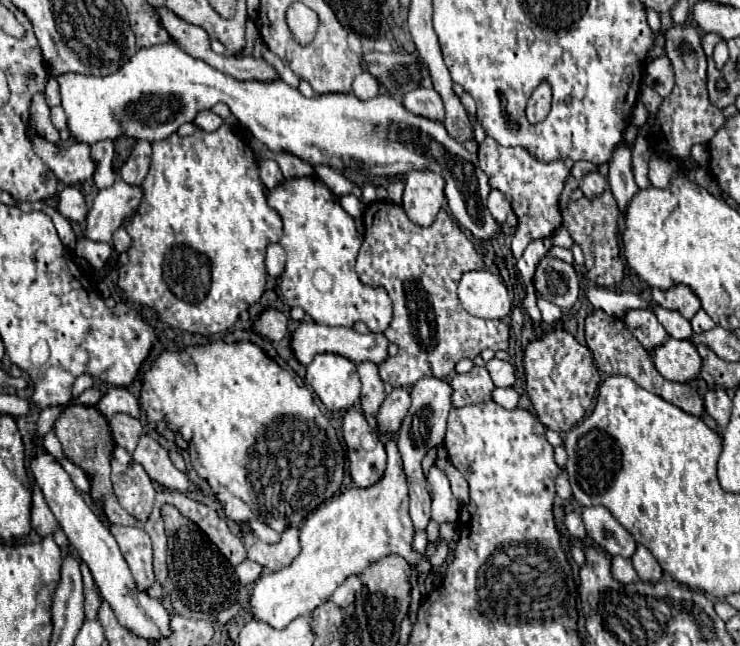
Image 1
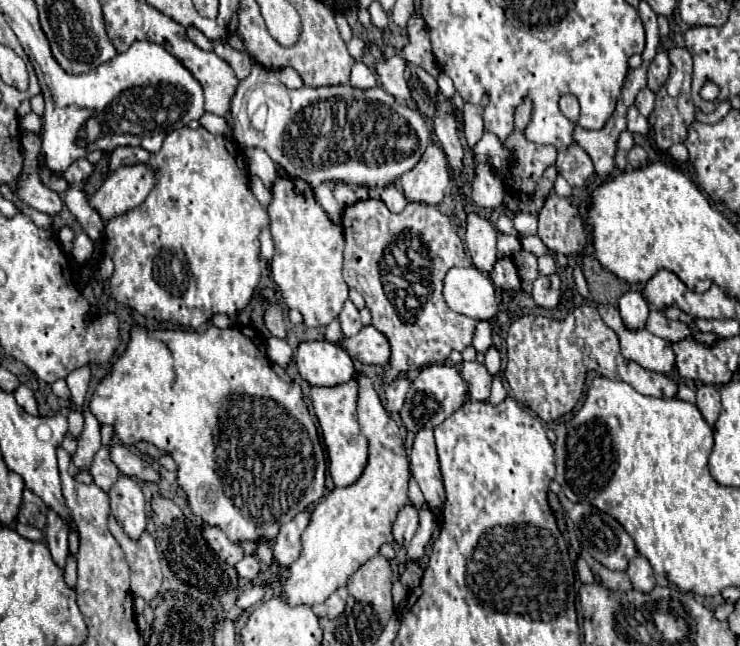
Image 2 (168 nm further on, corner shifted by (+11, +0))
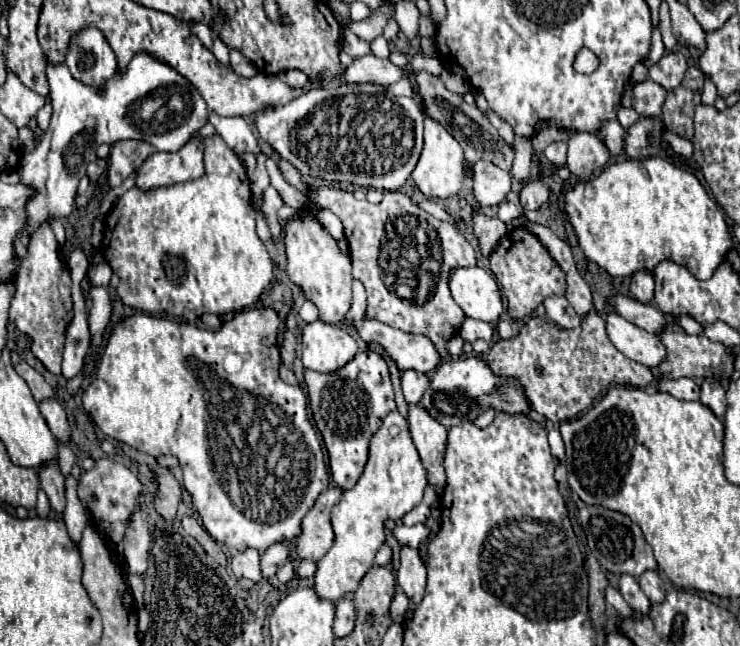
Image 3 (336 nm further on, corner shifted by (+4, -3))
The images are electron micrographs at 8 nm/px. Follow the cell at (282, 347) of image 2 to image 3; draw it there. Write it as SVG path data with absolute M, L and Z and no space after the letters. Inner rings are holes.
M373 350L357 354L339 372L321 374L313 370L303 370L303 378L309 390L309 404L317 428L321 430L323 442L329 452L331 478L341 490L353 488L363 474L369 458L369 440L379 428L379 420L395 410L395 396L389 378L389 368L385 360Z

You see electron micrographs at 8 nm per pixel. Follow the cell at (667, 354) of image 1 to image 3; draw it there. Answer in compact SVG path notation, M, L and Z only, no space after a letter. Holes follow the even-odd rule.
M617 312L607 316L607 334L621 354L643 366L657 368L667 360L667 348L655 334L637 328Z

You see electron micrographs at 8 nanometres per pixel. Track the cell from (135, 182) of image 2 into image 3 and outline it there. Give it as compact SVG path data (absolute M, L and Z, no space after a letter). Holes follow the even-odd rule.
M193 134L179 152L155 152L135 170L135 188L149 192L179 182L199 178L203 174L201 136Z

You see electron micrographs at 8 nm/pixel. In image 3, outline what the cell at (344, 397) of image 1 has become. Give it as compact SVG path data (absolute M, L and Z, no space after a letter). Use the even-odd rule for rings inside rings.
M315 320L303 328L303 366L315 372L337 372L357 354L357 342L339 326Z

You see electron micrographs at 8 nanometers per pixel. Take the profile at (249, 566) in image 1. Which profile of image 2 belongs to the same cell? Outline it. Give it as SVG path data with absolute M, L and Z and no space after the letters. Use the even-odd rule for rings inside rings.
M244 555L244 559L236 565L236 571L238 571L238 575L240 575L242 579L252 581L252 579L256 579L258 573L260 573L260 563L258 563L258 559L256 559L254 555Z

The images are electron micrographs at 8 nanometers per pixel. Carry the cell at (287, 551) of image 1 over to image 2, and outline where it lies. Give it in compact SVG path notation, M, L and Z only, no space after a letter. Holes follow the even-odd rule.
M306 509L302 513L298 513L290 523L286 523L278 537L274 539L274 561L280 567L292 565L296 561L296 557L300 557L300 535L304 533L304 529L308 527L308 521L312 517L312 511Z

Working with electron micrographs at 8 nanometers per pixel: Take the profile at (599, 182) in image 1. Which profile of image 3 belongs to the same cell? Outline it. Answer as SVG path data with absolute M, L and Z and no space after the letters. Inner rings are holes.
M575 134L569 140L567 168L575 178L587 182L593 176L597 176L607 162L609 162L609 150L599 136Z

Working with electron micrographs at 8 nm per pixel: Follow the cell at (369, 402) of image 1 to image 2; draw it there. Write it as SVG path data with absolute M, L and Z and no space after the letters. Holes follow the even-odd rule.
M358 375L358 421L368 439L368 463L362 477L350 487L336 487L312 513L312 521L302 535L302 555L290 565L290 577L284 583L282 597L290 605L324 603L338 587L344 587L350 575L374 557L384 543L392 543L392 525L398 511L408 505L408 455L400 427L388 415L380 397L366 375Z

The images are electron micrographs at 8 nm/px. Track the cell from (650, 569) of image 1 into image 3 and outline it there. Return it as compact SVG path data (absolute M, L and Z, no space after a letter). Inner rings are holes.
M657 570L643 572L639 576L639 586L647 594L647 598L651 600L651 604L661 602L665 598L665 586L663 586L663 580L661 580L661 576L659 576Z

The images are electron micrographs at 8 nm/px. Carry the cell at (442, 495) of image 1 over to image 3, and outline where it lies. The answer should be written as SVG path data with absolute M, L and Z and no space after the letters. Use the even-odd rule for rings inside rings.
M397 524L393 528L393 534L395 538L401 542L401 544L409 544L413 548L417 548L423 540L427 540L427 536L431 534L431 528L427 524L415 524L415 526L403 526L403 524Z

